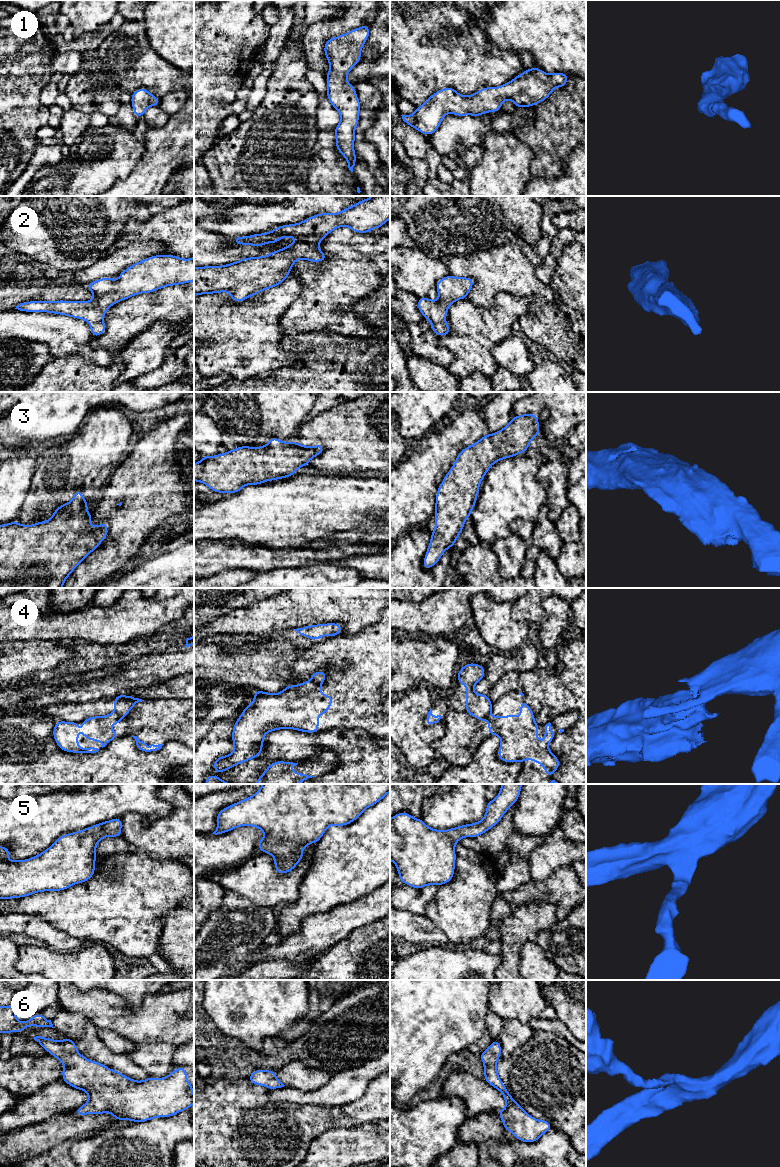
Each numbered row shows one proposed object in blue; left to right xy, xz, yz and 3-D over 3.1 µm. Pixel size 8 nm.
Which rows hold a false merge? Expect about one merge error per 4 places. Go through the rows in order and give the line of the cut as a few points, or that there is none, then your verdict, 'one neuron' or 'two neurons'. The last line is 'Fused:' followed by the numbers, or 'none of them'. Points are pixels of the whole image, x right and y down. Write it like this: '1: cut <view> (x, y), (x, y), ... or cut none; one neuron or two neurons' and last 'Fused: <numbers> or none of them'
1: cut none; one neuron
2: cut none; one neuron
3: cut none; one neuron
4: cut xy (114, 712), (124, 716); two neurons
5: cut none; one neuron
6: cut none; one neuron
Fused: 4

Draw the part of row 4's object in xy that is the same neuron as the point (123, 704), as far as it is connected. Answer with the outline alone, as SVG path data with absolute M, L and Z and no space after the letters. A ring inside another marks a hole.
M124 694L114 697L114 713L120 716L126 716L134 705L144 700L134 696L126 696Z

